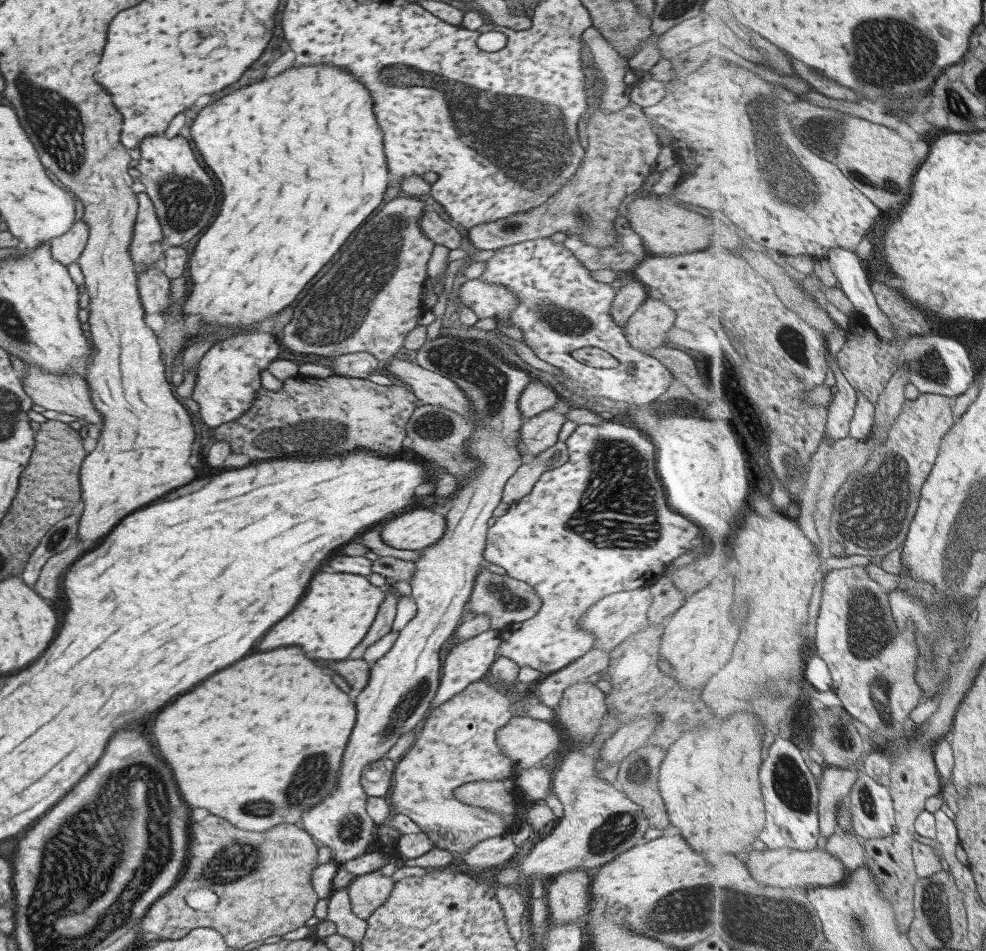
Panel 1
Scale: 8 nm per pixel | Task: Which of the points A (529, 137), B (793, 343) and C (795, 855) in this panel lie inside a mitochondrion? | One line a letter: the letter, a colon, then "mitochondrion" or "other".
A: mitochondrion
B: mitochondrion
C: other

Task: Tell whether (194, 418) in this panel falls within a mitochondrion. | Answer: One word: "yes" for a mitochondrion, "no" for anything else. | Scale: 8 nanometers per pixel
no

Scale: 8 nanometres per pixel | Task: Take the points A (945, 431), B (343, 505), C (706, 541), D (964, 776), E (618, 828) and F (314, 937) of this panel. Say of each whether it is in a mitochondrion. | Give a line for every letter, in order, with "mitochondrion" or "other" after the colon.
A: other
B: other
C: other
D: other
E: mitochondrion
F: other

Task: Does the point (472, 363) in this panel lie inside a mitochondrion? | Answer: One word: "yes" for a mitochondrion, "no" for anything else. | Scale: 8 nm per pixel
yes

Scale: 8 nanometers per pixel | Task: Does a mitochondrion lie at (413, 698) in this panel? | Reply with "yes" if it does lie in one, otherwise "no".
yes

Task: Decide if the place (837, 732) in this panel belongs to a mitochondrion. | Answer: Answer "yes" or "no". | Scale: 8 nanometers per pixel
yes

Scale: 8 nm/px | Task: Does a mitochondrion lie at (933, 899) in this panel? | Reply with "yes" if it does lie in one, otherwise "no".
yes

